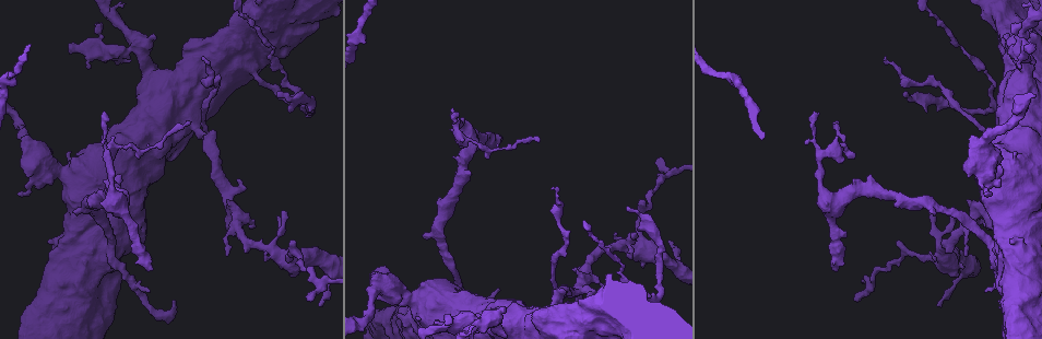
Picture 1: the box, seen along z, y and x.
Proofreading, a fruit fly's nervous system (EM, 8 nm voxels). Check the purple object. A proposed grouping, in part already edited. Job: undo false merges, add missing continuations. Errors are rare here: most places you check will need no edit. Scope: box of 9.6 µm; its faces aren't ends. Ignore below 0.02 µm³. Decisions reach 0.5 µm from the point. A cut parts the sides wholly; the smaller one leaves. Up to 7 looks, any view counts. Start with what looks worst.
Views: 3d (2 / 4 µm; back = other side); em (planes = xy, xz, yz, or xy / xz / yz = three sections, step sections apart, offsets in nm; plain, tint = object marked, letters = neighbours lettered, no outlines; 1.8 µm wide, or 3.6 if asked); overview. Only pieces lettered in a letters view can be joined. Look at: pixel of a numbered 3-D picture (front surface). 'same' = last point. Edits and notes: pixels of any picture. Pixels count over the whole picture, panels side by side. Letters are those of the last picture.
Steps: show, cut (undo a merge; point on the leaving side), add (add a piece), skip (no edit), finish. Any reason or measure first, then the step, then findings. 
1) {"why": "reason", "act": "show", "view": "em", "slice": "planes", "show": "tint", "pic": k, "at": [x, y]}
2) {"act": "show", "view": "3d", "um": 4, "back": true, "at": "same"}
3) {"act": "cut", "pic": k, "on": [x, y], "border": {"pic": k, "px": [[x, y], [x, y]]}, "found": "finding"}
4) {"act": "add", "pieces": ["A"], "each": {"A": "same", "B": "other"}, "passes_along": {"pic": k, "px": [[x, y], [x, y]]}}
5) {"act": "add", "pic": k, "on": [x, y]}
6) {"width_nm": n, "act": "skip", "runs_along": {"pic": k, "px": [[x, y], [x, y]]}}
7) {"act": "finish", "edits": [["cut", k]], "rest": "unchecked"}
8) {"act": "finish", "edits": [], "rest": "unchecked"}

{"why": "sudden change in width", "act": "show", "view": "em", "um": 3.6, "slice": "xy", "step": 16, "show": "letters", "pic": 1, "at": [499, 328]}

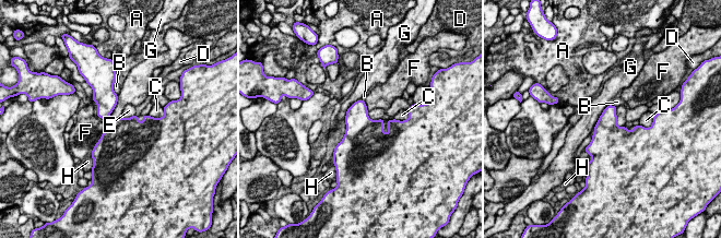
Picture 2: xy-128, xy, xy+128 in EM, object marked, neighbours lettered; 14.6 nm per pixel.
{"act": "skip", "each": {"A": "other", "B": "other", "C": "other", "D": "other", "E": "other", "F": "other", "G": "other", "H": "other"}, "border": {"pic": 2, "px": [[118, 95], [110, 115], [98, 118]]}, "found": "all the same neuron"}

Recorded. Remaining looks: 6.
{"why": "abrupt turn", "act": "show", "view": "3d", "um": 4, "pic": 1, "at": [112, 260]}

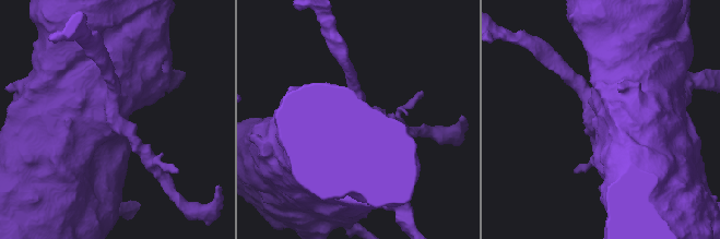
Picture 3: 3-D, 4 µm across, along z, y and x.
{"act": "show", "view": "em", "um": 3.6, "slice": "planes", "show": "letters", "pic": 3, "at": [112, 118]}

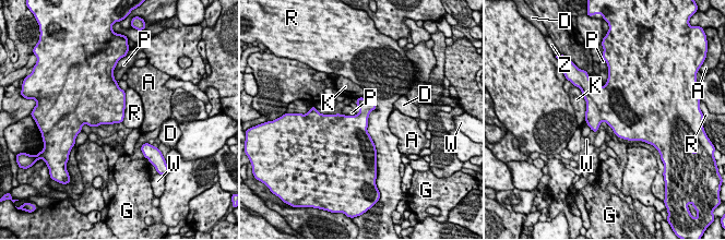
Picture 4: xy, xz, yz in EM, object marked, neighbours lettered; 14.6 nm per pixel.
{"act": "skip", "each": {"A": "other", "D": "other", "G": "other", "K": "other", "P": "other", "R": "other", "W": "other", "Z": "other"}, "border": {"pic": 4, "px": [[370, 100], [377, 153]]}, "found": "continuous, no second neuron"}

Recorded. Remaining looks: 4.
{"why": "free end", "act": "show", "view": "em", "slice": "xy", "step": 4, "show": "tint", "pic": 1, "at": [427, 234]}

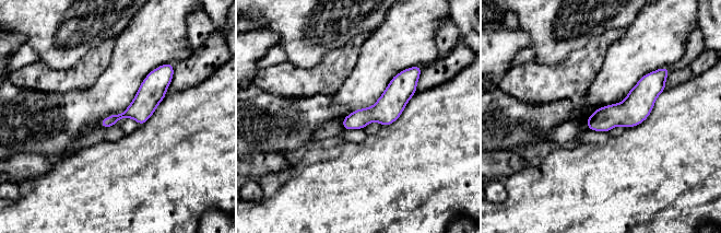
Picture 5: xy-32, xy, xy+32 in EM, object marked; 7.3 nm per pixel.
{"act": "show", "view": "em", "slice": "planes", "show": "letters", "at": "same"}

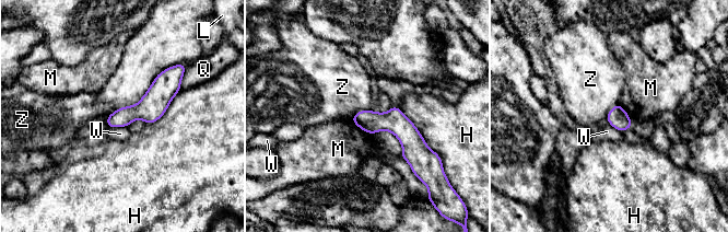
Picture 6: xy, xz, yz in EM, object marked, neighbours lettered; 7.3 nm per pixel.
{"longest_contact_nm": ["Z", 650], "act": "skip", "each": {"H": "other", "L": "other", "M": "other", "Q": "other", "W": "other", "Z": "other"}, "found": "none of them fits"}

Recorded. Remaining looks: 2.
{"act": "finish", "edits": [], "rest": "unchecked"}

